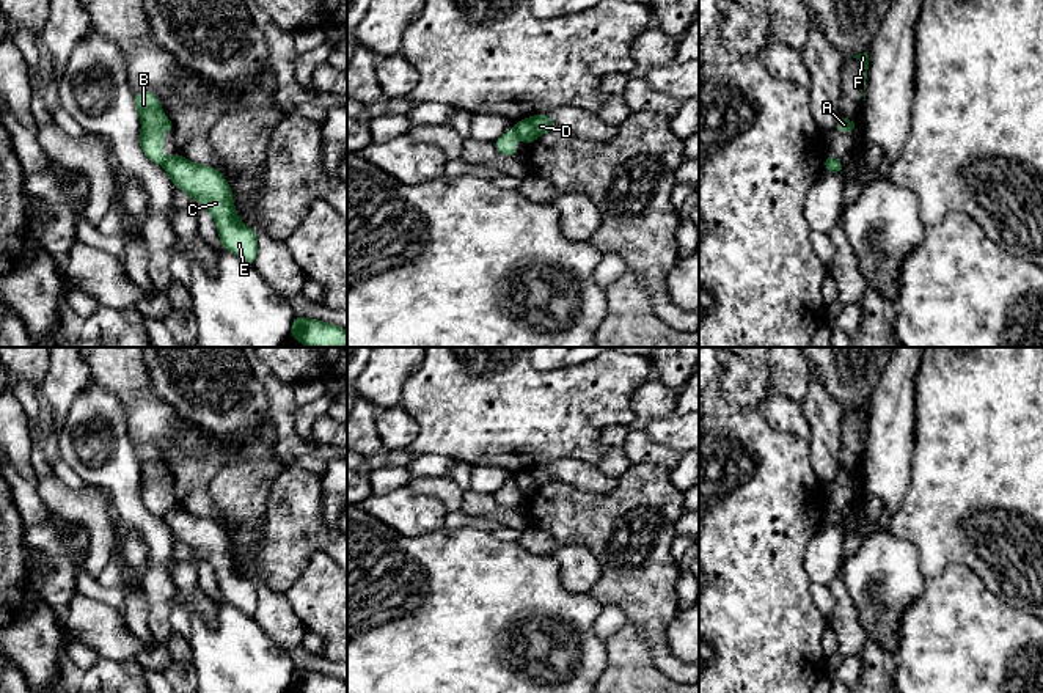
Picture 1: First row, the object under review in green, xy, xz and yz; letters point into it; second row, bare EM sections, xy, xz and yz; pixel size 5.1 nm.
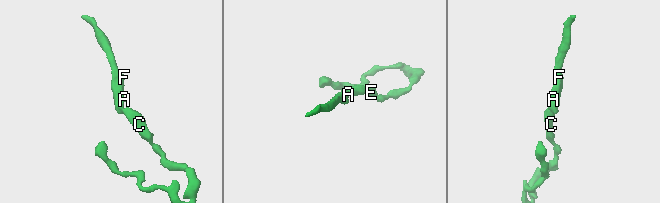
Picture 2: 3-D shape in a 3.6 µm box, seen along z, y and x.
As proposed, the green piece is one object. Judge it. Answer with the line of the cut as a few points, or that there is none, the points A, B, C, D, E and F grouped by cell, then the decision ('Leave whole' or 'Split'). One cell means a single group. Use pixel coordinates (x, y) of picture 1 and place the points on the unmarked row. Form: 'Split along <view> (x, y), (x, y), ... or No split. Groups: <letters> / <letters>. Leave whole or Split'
Split along xz (514, 480), (517, 486). Groups: A B F / C D E. Split

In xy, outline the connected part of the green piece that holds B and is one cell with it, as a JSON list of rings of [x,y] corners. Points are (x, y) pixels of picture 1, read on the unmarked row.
[[[141,443],[134,451],[141,471],[140,498],[149,512],[163,517],[163,484],[174,484],[173,476],[154,445]]]

